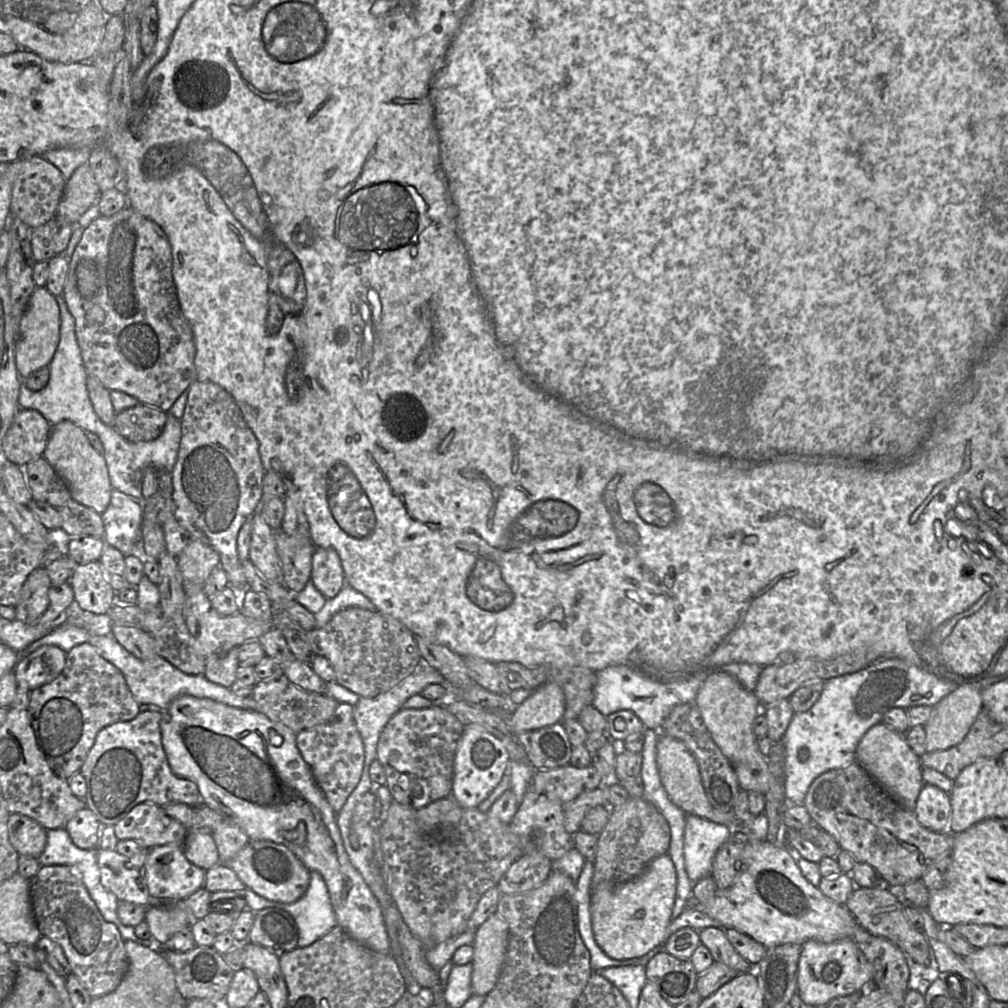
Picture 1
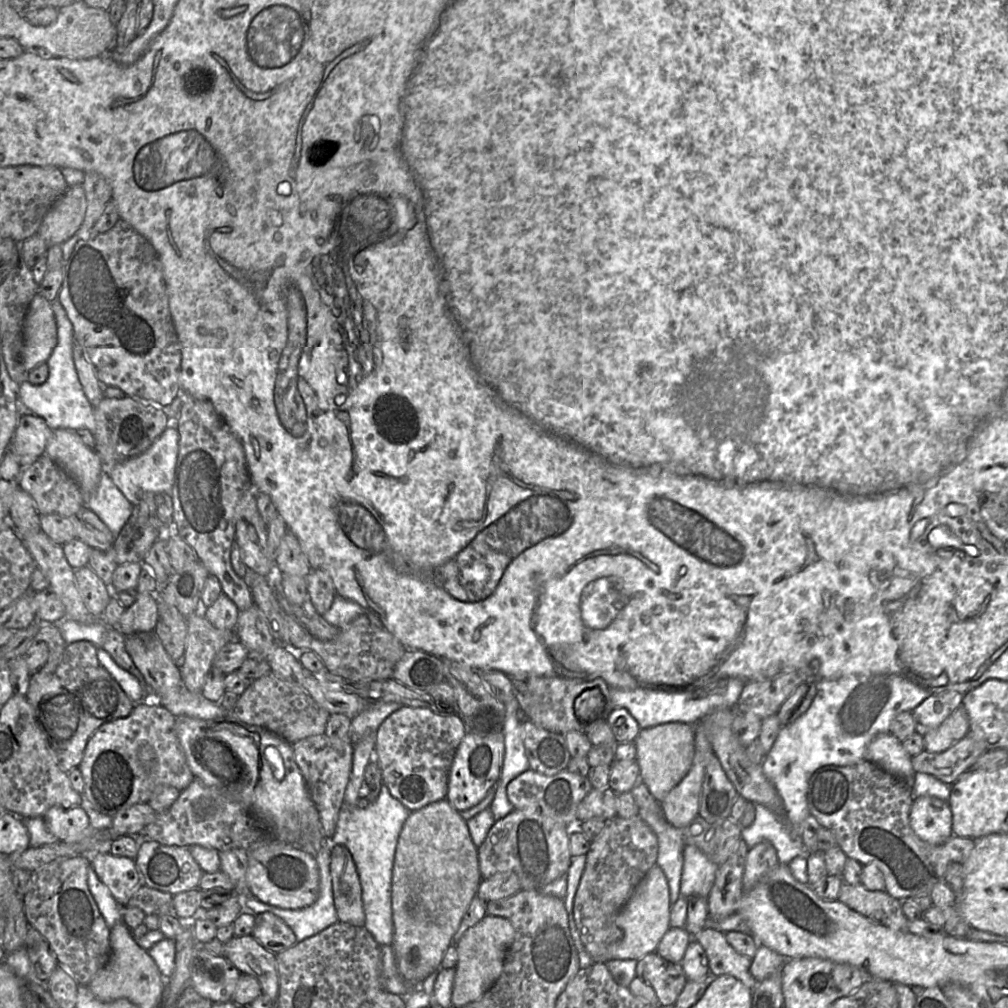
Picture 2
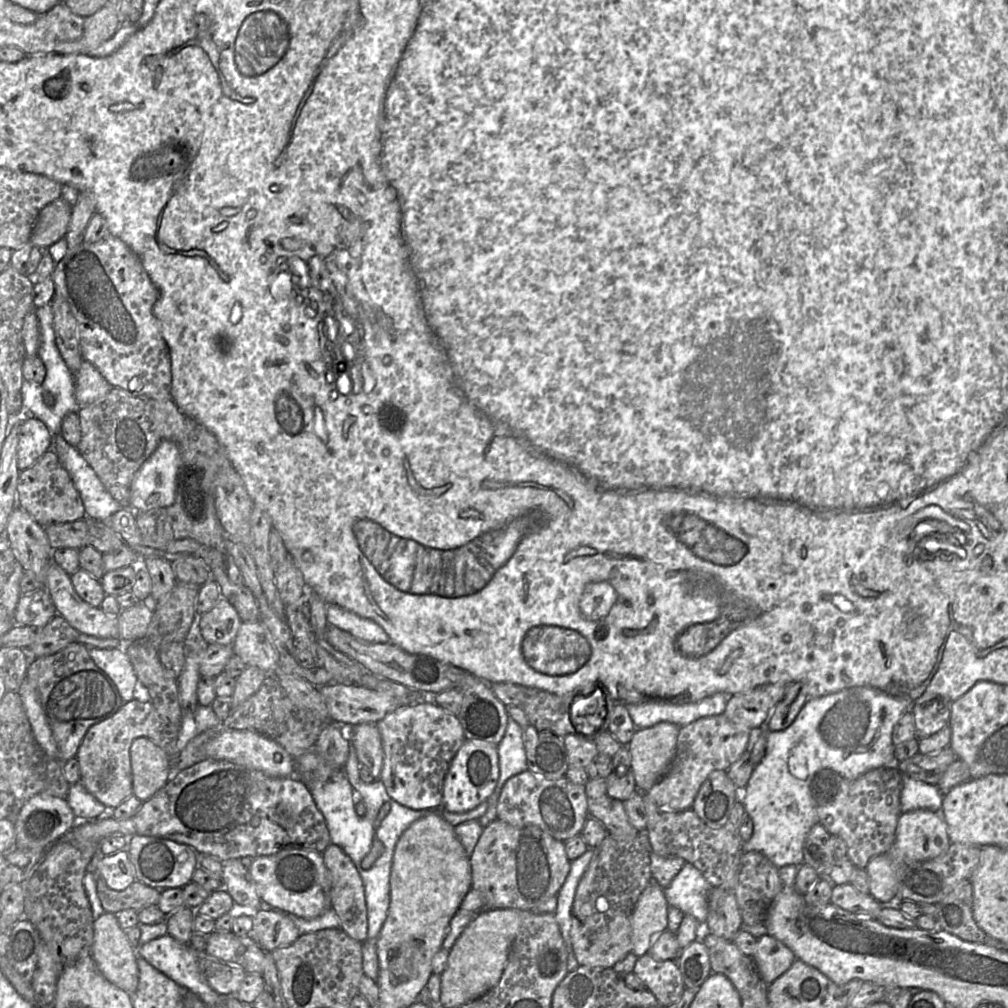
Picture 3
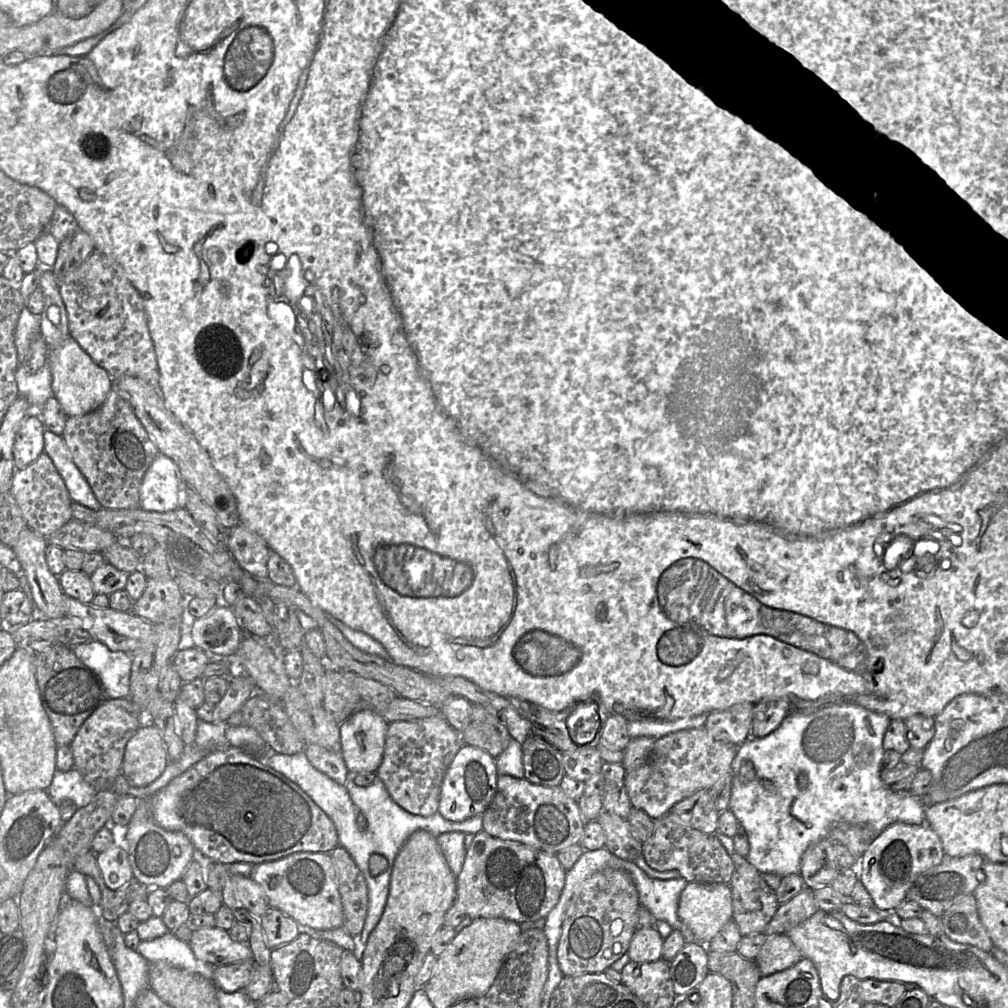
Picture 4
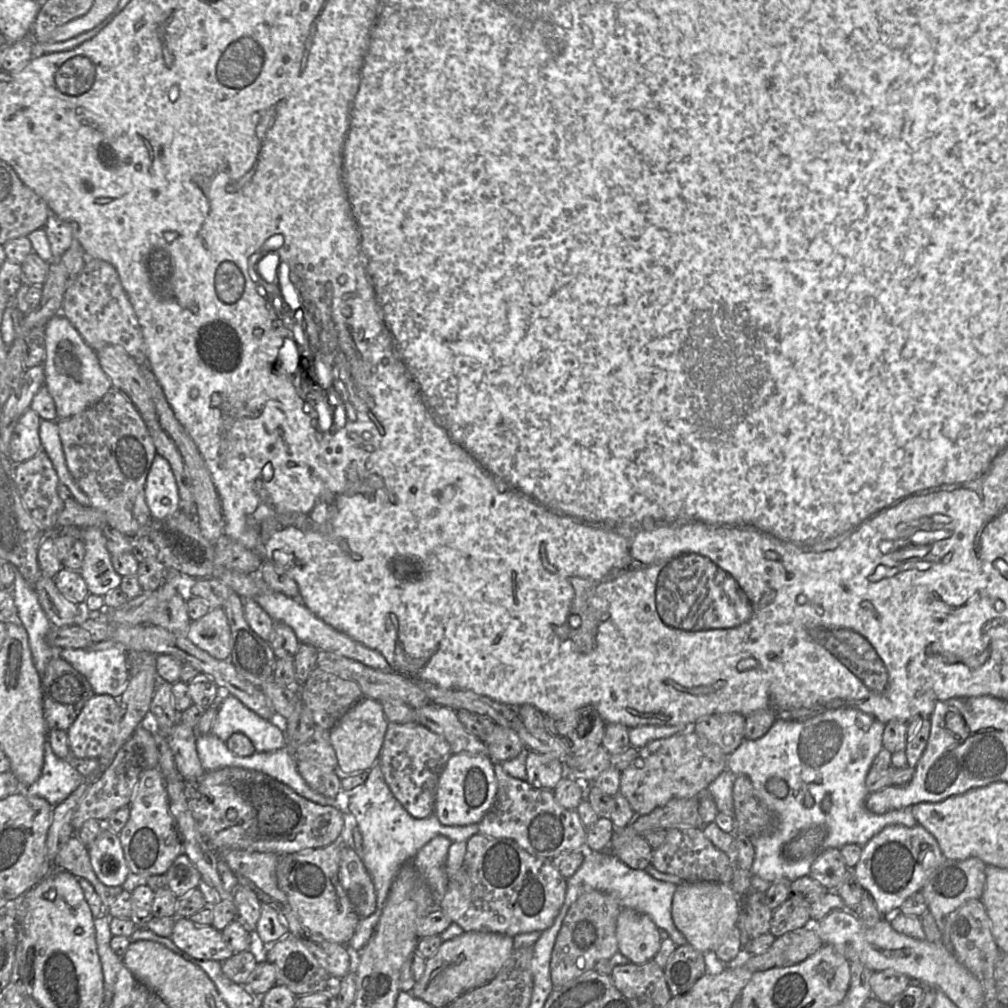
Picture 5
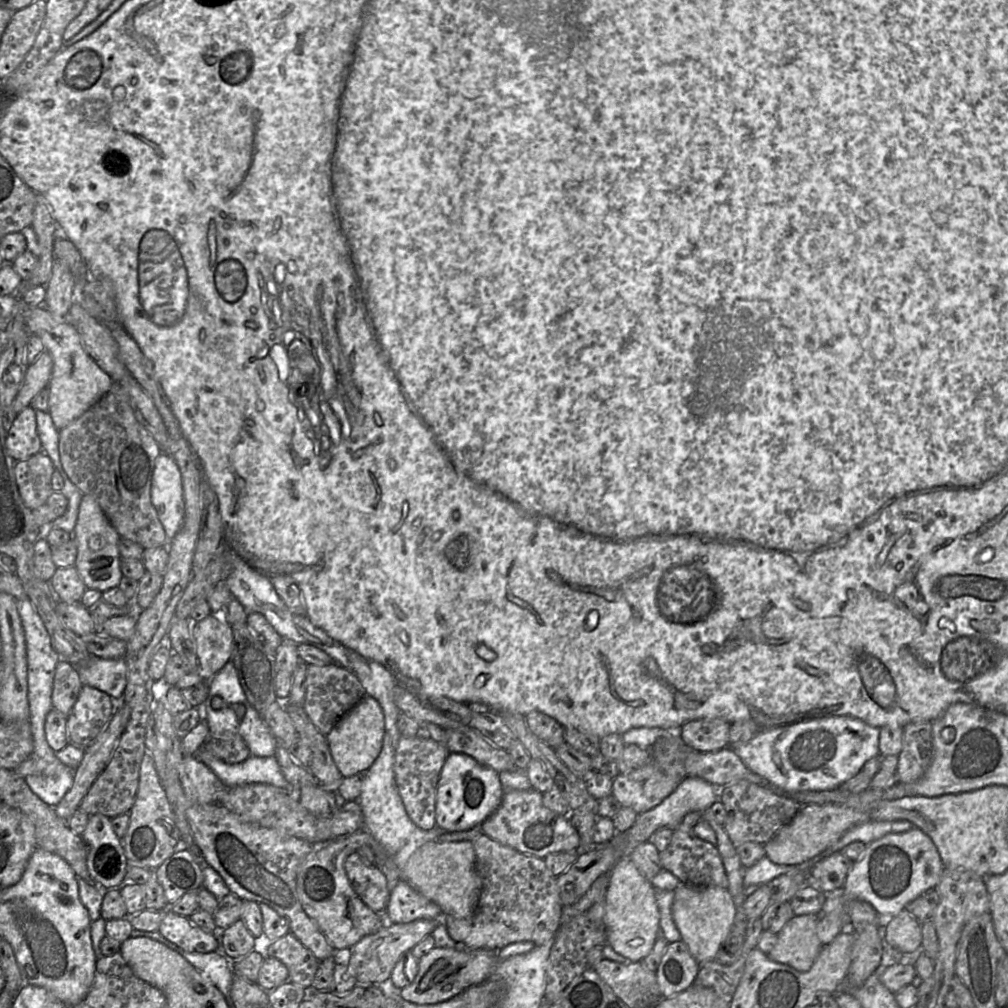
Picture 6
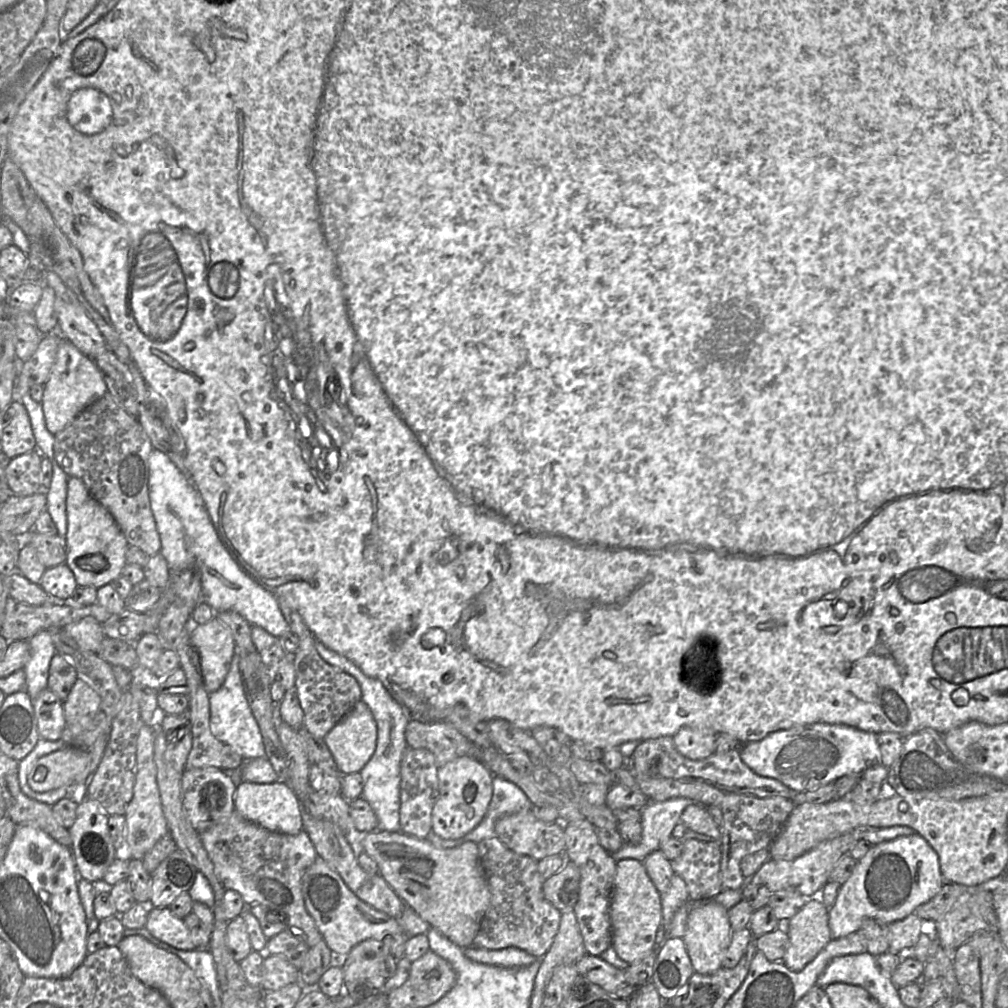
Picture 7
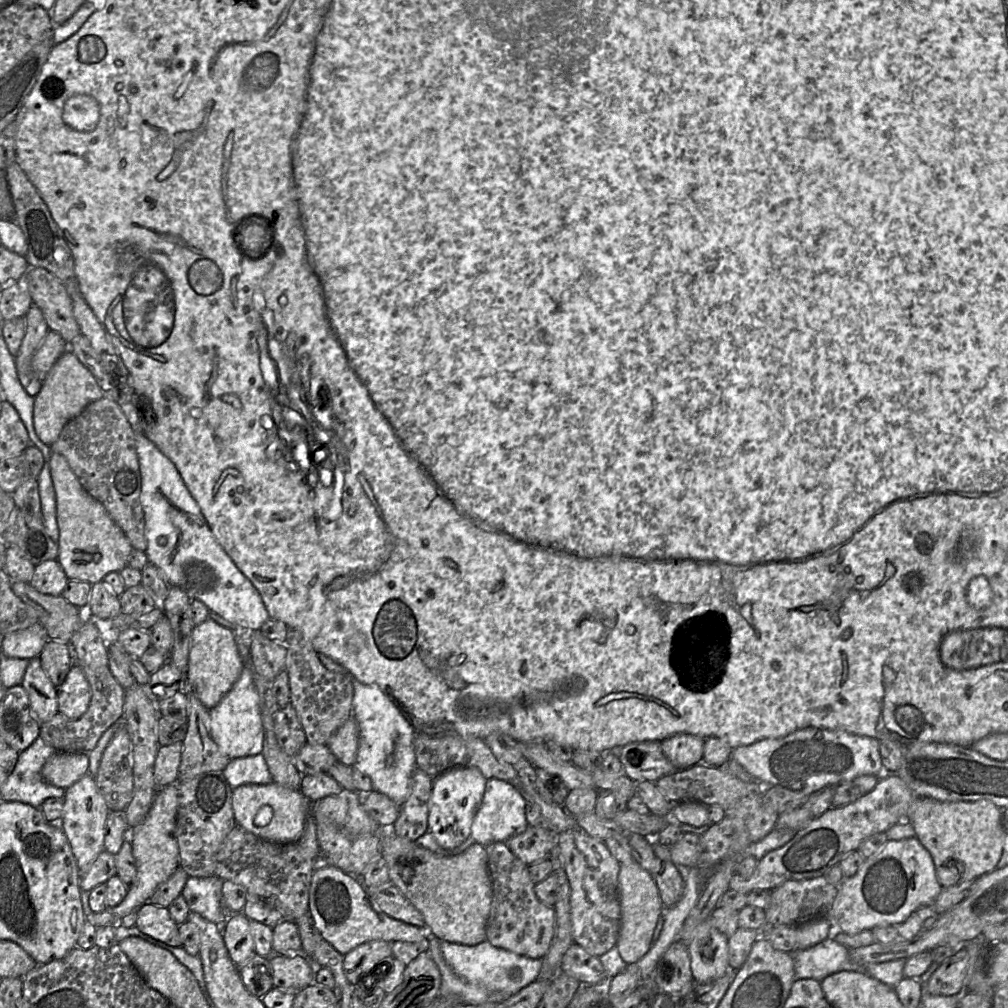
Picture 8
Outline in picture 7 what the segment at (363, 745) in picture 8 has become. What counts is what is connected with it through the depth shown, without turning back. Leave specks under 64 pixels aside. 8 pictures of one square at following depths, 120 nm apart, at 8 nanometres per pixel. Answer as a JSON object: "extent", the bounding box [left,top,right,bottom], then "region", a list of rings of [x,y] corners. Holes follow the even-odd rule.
{"extent":[315,640,409,832],"region":[[[315,640],[315,647],[321,658],[328,664],[353,676],[361,689],[361,700],[370,708],[377,724],[376,749],[370,760],[359,772],[363,779],[363,792],[360,798],[365,799],[374,810],[380,831],[400,832],[400,763],[407,748],[405,728],[409,716],[404,707],[398,703],[378,679],[369,677],[351,660],[329,649]]]}

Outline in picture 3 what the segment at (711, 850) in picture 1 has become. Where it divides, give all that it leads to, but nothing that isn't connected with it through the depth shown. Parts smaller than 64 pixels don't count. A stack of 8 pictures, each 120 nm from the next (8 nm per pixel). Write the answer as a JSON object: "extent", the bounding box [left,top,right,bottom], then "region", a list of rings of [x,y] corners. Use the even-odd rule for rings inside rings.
{"extent":[664,862,710,942],"region":[[[686,862],[670,885],[664,889],[667,903],[684,914],[694,916],[699,926],[695,941],[702,942],[706,932],[706,919],[709,912],[710,883],[692,864]]]}

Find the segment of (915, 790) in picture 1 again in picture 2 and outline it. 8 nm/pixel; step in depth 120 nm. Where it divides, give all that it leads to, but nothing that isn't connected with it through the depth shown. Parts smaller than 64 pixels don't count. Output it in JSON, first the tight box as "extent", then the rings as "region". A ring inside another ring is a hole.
{"extent":[865,732,916,784],"region":[[[890,732],[876,736],[868,745],[865,759],[910,784],[916,774],[912,758],[902,742]]]}

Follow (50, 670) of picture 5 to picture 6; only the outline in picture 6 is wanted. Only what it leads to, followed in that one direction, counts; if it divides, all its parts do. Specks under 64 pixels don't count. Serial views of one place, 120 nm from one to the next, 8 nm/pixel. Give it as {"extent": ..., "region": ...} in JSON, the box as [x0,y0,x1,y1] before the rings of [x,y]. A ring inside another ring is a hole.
{"extent":[52,659,83,716],"region":[[[60,659],[55,669],[52,691],[53,708],[68,716],[76,703],[83,684],[76,667]]]}

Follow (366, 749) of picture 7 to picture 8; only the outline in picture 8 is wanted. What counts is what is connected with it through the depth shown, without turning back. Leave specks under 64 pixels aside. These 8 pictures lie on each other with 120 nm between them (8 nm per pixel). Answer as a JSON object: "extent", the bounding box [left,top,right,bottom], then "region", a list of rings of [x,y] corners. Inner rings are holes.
{"extent":[327,715,359,767],"region":[[[351,715],[345,723],[331,736],[327,747],[337,761],[352,767],[355,764],[359,743],[359,727]]]}

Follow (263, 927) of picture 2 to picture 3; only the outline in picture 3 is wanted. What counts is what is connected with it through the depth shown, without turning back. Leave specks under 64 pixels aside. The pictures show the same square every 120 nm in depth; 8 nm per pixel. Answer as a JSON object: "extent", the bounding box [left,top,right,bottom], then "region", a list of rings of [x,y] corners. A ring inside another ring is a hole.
{"extent":[253,909,300,952],"region":[[[259,909],[253,914],[253,939],[266,952],[294,943],[300,932],[285,912]]]}

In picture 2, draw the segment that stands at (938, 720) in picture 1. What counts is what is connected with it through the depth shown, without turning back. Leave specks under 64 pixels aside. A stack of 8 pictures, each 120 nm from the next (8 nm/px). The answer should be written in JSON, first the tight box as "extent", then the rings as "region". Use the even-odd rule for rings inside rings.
{"extent":[923,705,970,753],"region":[[[960,705],[937,728],[923,736],[924,750],[940,753],[963,739],[970,725],[965,709]]]}

